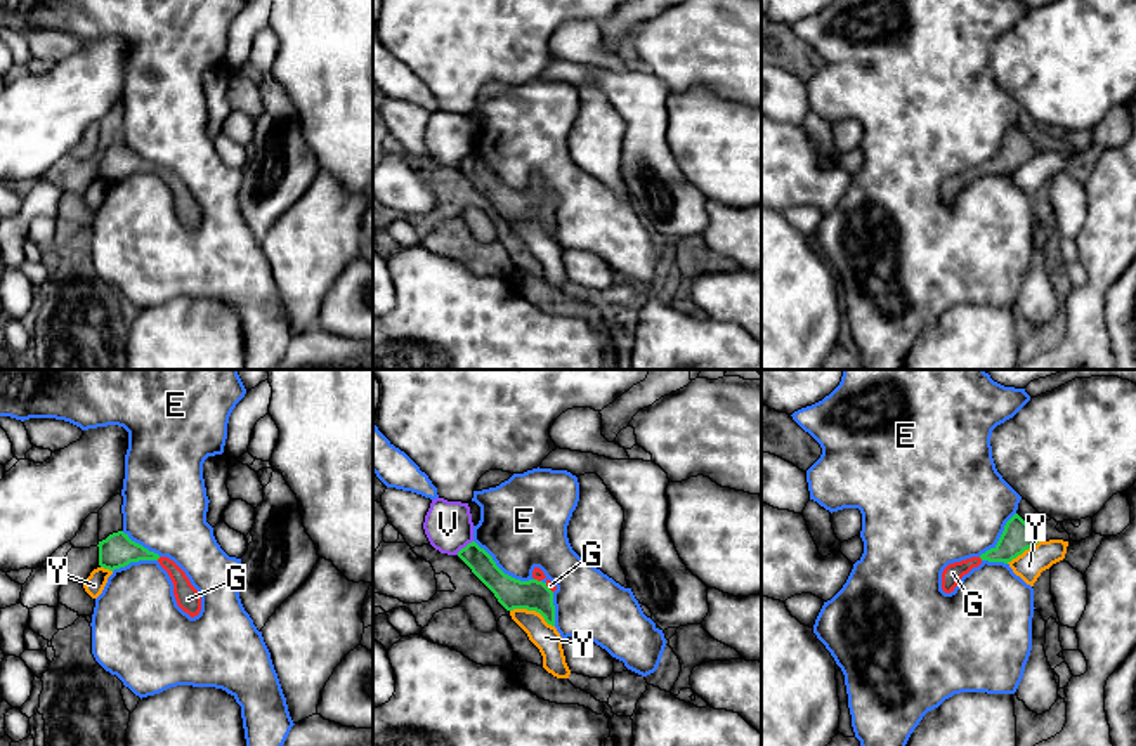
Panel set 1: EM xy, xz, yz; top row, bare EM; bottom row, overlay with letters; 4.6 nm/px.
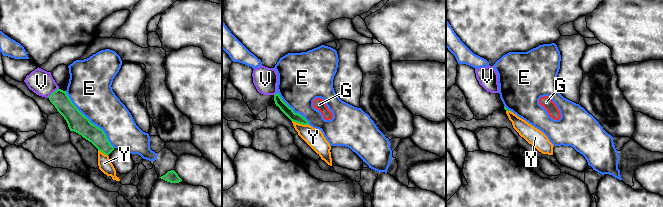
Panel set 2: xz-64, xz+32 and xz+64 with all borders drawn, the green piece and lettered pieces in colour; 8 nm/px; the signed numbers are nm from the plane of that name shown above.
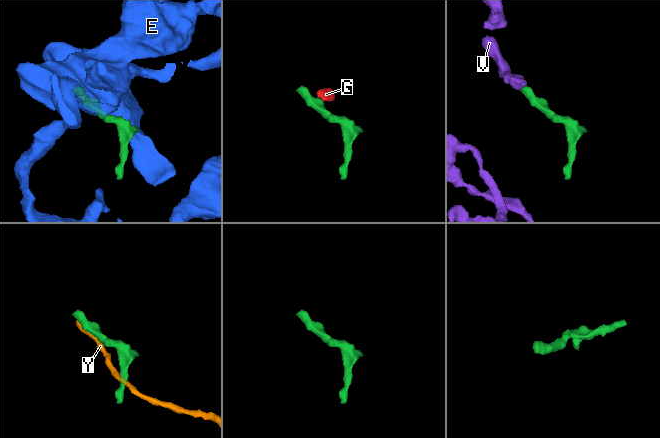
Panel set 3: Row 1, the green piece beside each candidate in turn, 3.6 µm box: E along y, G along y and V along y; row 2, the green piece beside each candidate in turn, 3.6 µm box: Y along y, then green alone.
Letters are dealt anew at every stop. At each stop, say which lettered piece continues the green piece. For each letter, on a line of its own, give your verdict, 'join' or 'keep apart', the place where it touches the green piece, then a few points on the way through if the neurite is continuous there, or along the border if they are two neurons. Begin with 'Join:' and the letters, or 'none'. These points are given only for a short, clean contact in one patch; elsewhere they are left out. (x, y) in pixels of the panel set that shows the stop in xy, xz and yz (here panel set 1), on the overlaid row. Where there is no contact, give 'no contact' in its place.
Join: G
E: keep apart; meets green in xz at (502, 571)
G: join; meets green in xz at (548, 588); runs through xz (512, 594), (541, 594), (548, 588), (550, 585)
V: keep apart; meets green in xz at (465, 547); border along xz (472, 540), (457, 554)
Y: keep apart; meets green in xz at (533, 609)

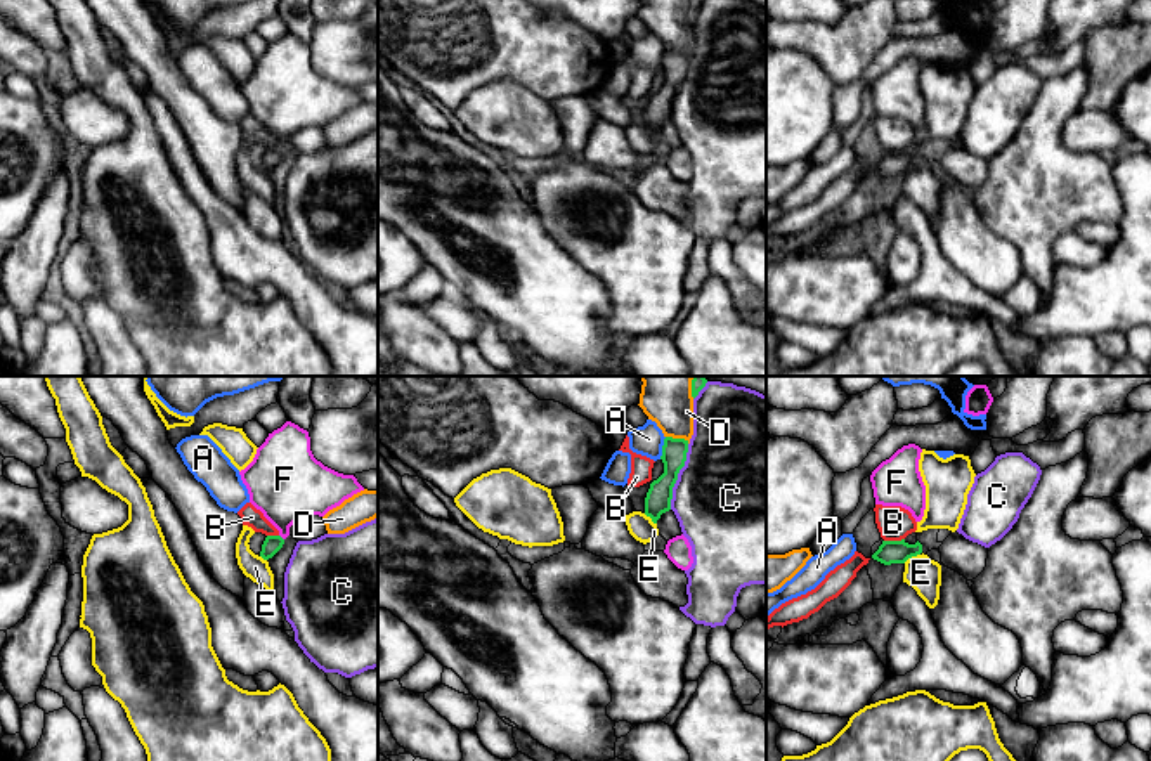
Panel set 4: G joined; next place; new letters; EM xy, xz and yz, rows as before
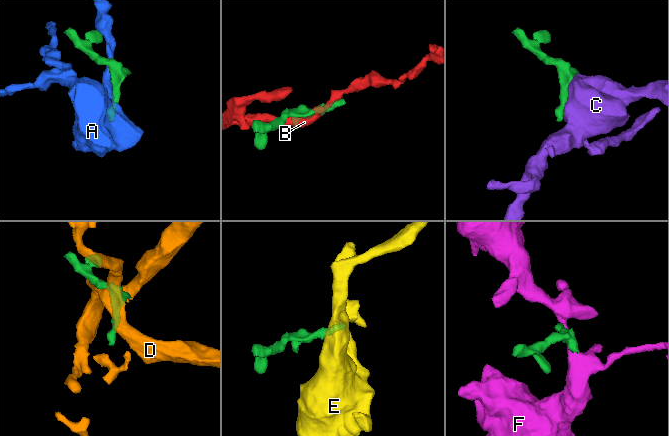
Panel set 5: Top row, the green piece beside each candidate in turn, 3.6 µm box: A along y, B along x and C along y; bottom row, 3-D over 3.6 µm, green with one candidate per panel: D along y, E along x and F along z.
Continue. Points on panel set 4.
Join: none
A: keep apart; meets green in xz at (663, 448)
B: keep apart; meets green in yz at (893, 541)
C: keep apart; meets green in xz at (676, 477)
D: keep apart; meets green in xz at (678, 439)
E: keep apart; meets green in yz at (910, 557); border along yz (919, 553), (903, 562)
F: keep apart; meets green in xy at (281, 538); border along xy (279, 534), (283, 539)

